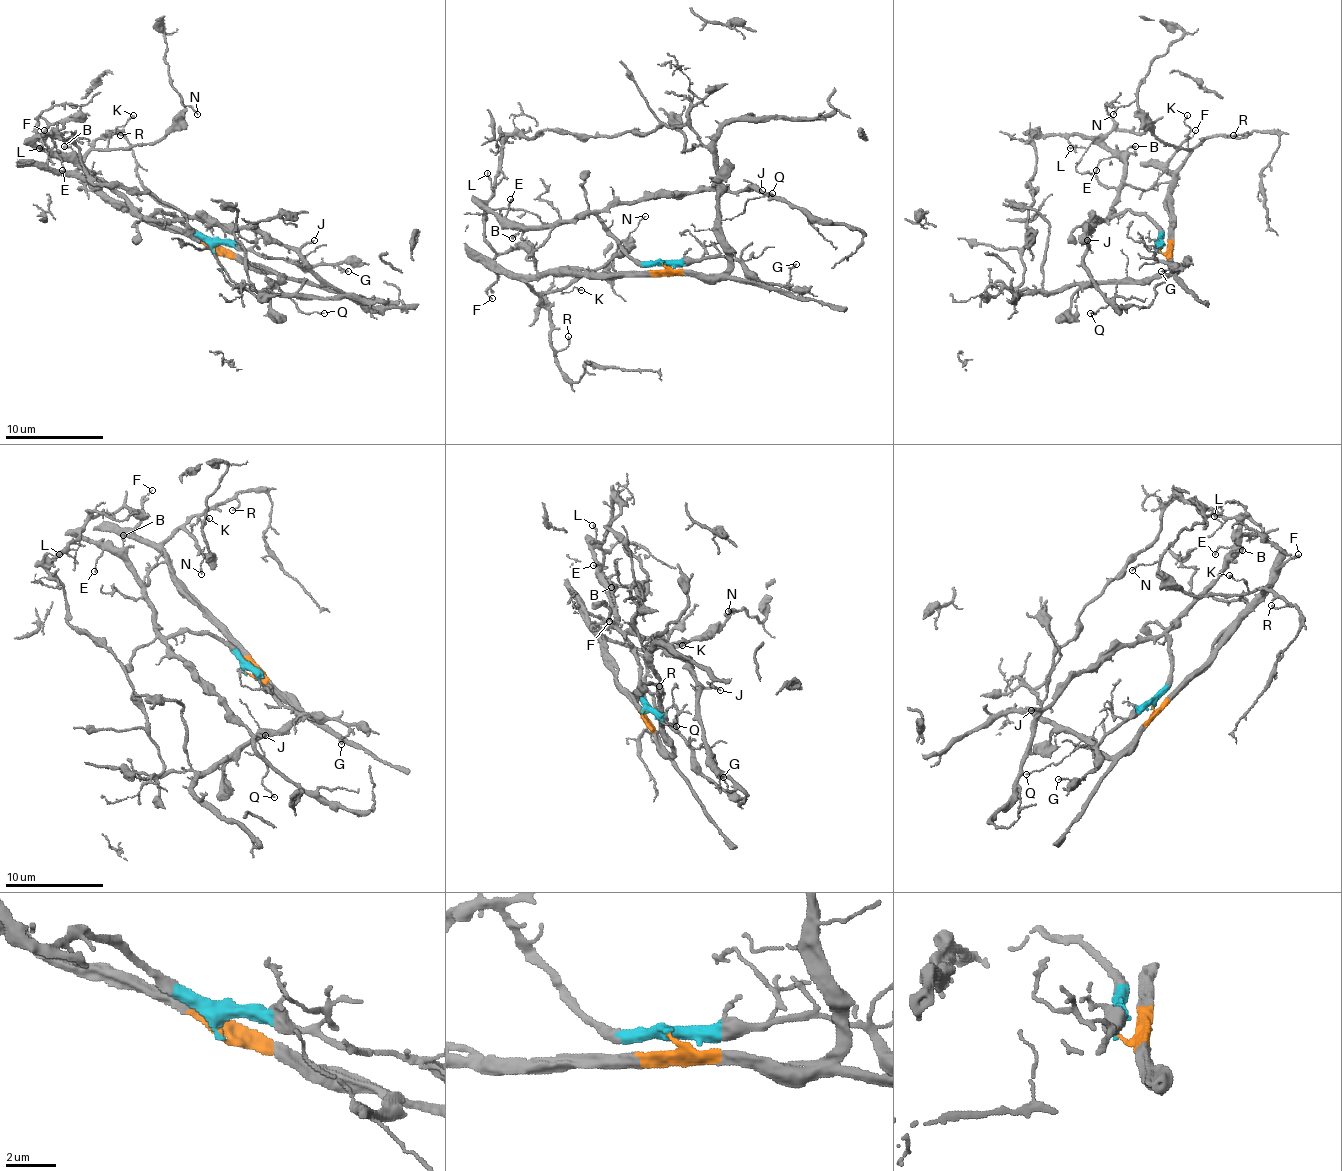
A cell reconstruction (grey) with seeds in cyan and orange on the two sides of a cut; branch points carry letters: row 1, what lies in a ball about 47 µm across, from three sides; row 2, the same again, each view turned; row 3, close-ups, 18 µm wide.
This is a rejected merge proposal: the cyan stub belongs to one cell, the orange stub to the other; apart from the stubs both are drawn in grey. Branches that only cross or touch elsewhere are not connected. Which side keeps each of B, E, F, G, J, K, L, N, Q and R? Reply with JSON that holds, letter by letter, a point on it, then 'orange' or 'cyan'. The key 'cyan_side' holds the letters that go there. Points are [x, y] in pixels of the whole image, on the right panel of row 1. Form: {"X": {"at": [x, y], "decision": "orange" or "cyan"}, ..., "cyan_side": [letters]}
{"B": {"at": [1135, 146], "decision": "cyan"}, "E": {"at": [1096, 170], "decision": "cyan"}, "F": {"at": [1195, 130], "decision": "orange"}, "G": {"at": [1161, 271], "decision": "cyan"}, "J": {"at": [1087, 240], "decision": "cyan"}, "K": {"at": [1187, 115], "decision": "orange"}, "L": {"at": [1070, 148], "decision": "cyan"}, "N": {"at": [1113, 114], "decision": "orange"}, "Q": {"at": [1090, 313], "decision": "orange"}, "R": {"at": [1233, 135], "decision": "orange"}, "cyan_side": ["B", "E", "G", "J", "L"]}

